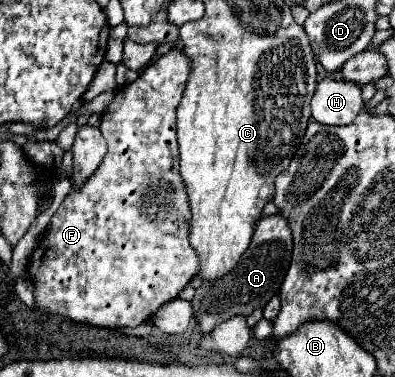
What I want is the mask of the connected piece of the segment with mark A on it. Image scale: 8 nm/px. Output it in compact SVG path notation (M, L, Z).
M279 215L263 217L255 225L255 233L251 239L249 249L241 255L237 267L223 275L219 281L213 281L211 285L203 283L197 291L197 327L199 335L209 335L213 327L219 323L225 323L227 319L235 315L251 315L255 309L265 307L265 303L279 293L281 277L285 277L289 261L291 261L291 229L287 227L287 221Z

